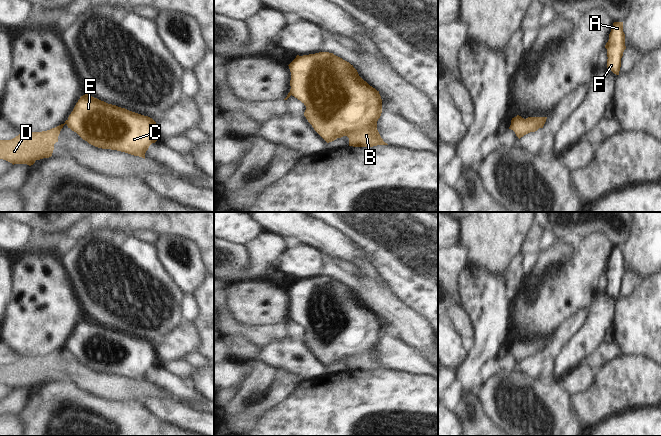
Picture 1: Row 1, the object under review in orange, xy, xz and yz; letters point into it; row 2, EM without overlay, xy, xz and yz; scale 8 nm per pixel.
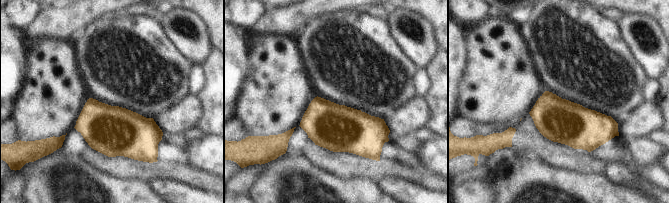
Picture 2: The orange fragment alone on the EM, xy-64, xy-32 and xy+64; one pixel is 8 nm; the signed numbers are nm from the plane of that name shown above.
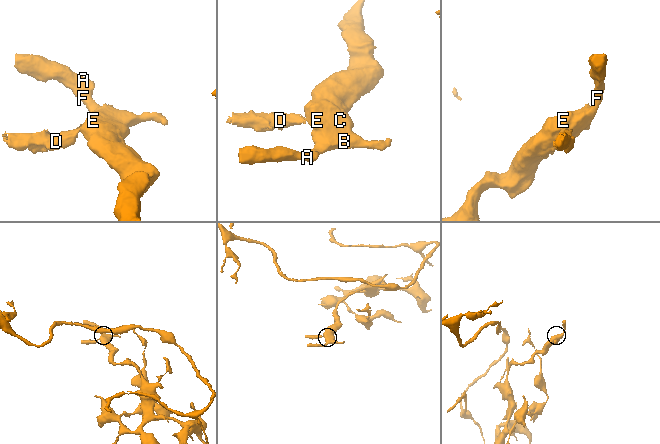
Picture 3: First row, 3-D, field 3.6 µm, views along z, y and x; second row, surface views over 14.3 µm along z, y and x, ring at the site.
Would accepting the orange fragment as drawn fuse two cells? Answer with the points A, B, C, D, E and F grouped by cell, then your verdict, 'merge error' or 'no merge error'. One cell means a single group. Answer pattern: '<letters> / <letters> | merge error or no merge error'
A B C E F / D | merge error

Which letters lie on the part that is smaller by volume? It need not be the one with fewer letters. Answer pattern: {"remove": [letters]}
{"remove": ["D"]}

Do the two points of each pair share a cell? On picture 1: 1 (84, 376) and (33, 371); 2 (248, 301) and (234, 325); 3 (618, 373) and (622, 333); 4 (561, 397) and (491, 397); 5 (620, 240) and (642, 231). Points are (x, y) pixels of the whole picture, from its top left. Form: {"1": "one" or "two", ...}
{"1": "one", "2": "two", "3": "two", "4": "one", "5": "two"}

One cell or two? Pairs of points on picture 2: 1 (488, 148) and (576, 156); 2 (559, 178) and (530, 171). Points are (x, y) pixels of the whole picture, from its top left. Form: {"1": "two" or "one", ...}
{"1": "one", "2": "one"}

